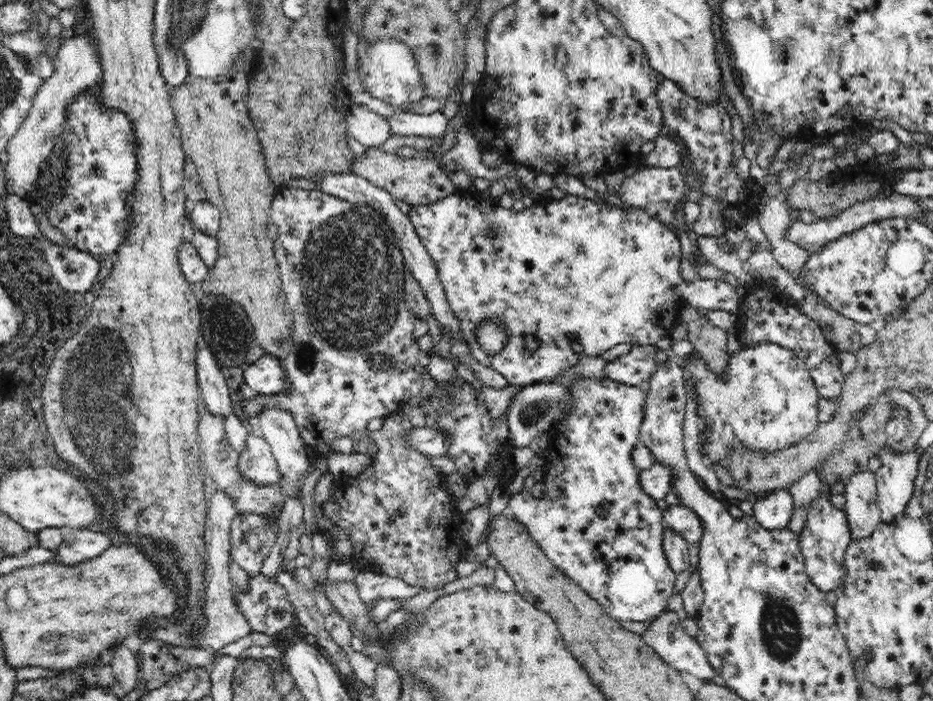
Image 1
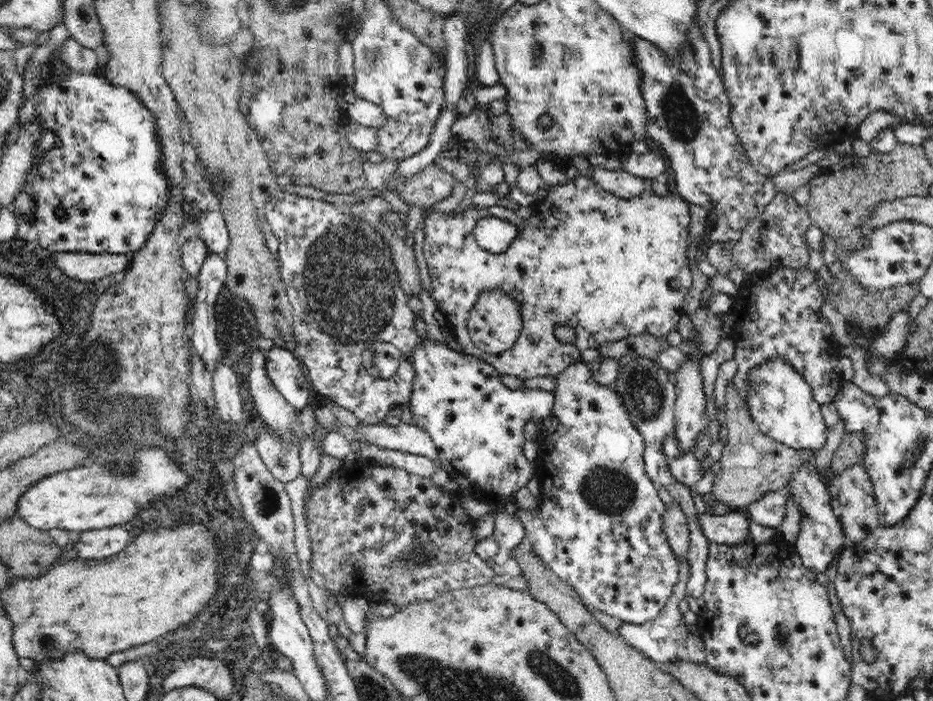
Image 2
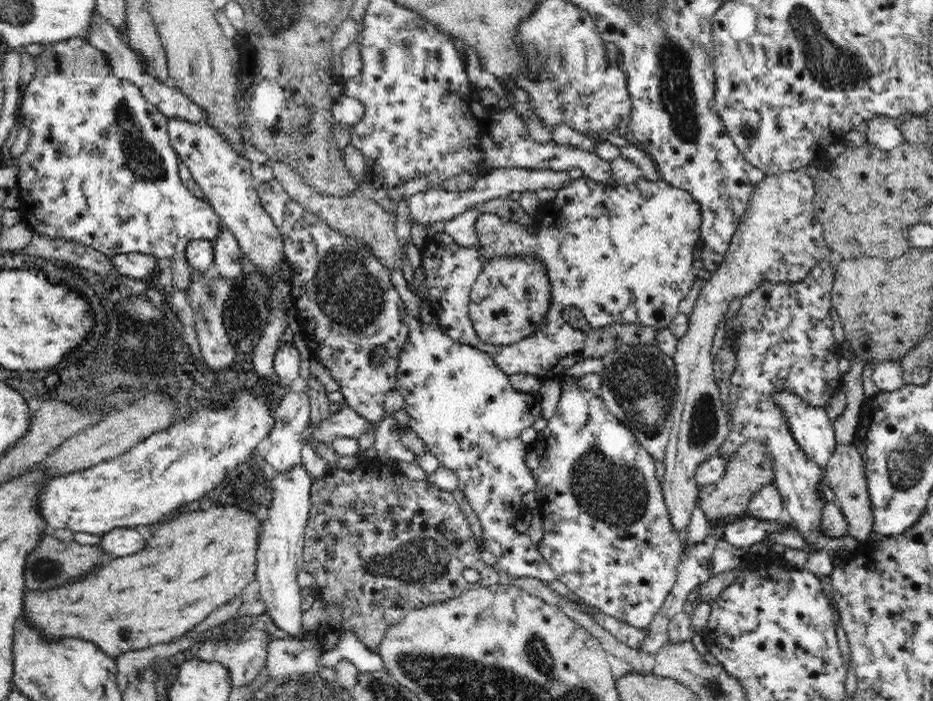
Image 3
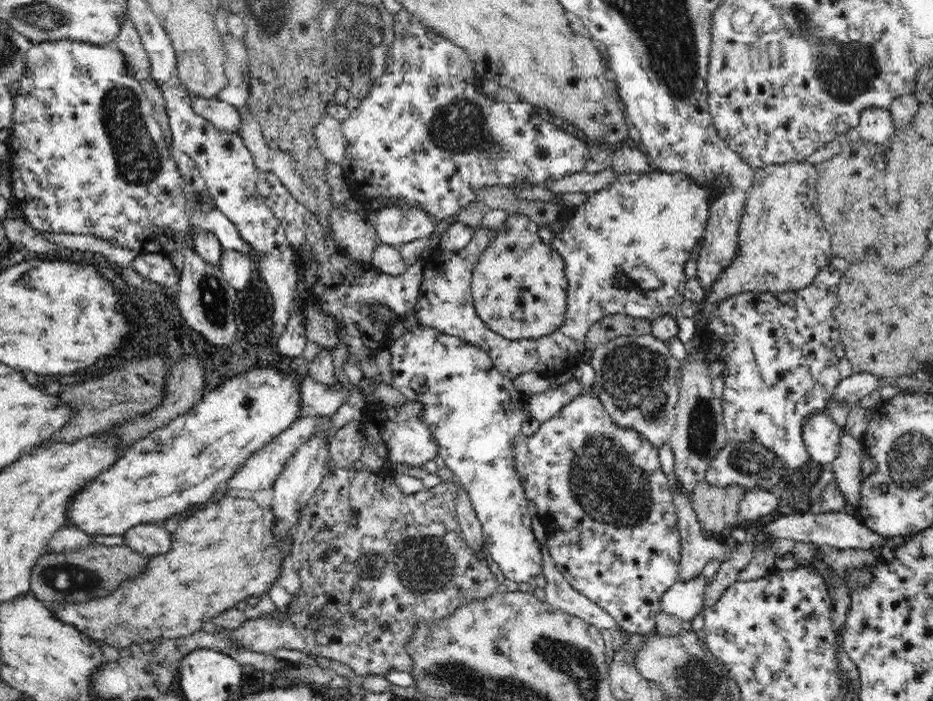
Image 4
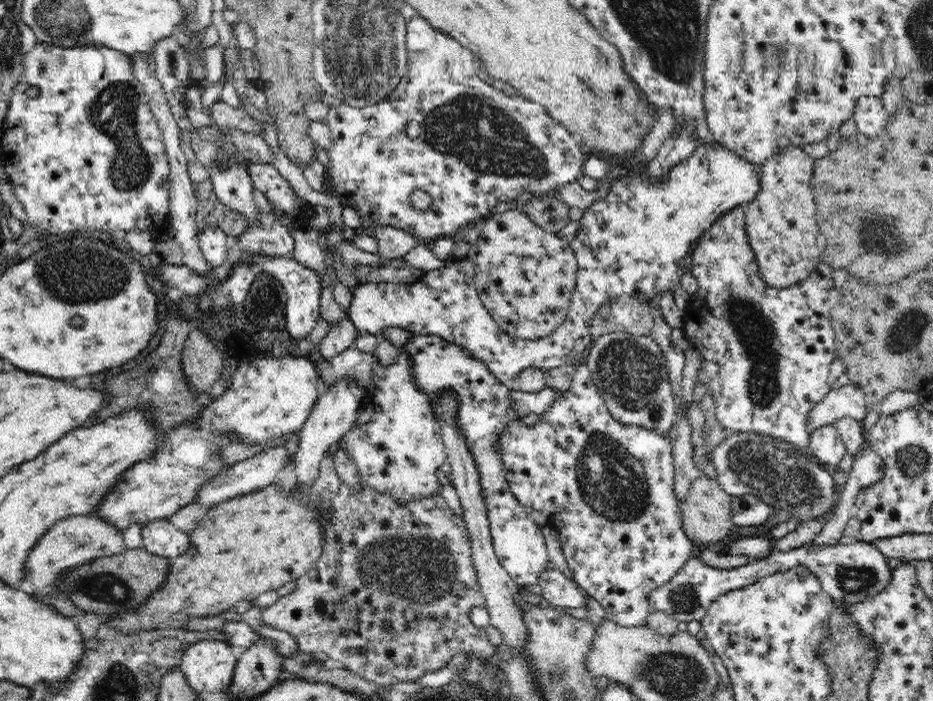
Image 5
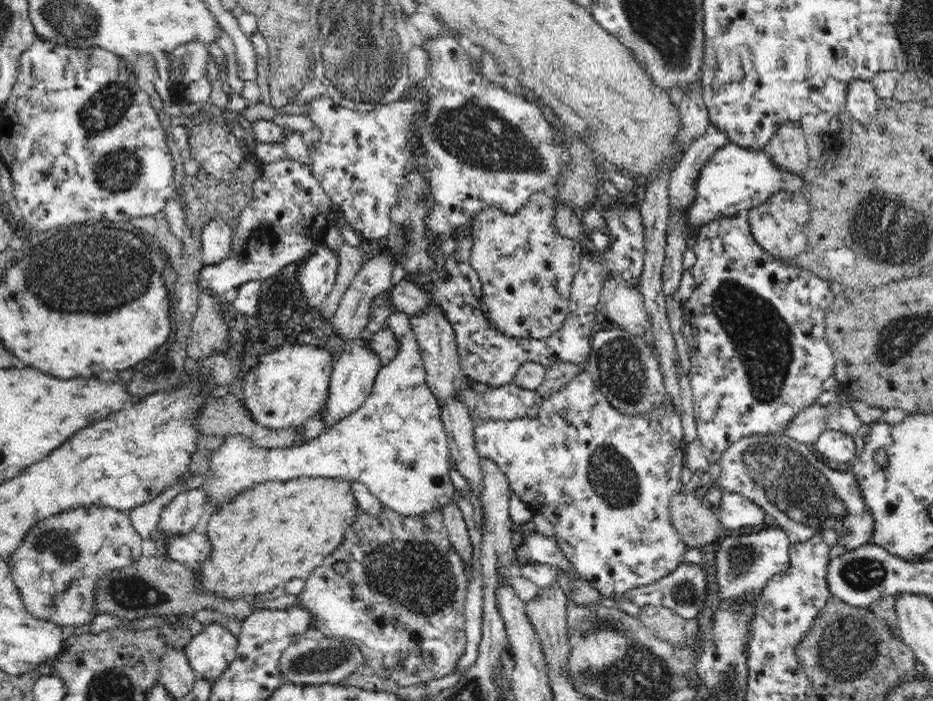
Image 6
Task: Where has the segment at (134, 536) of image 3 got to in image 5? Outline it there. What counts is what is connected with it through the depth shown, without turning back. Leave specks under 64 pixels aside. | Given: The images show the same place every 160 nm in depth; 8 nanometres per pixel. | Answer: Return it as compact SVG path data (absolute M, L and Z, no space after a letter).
M167 519L149 521L143 528L144 548L164 558L178 558L193 547L189 532L180 531Z

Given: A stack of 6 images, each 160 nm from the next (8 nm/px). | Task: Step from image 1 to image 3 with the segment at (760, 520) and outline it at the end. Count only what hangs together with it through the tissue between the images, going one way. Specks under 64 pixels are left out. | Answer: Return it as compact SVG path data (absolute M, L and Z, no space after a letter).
M772 482L764 484L748 500L747 511L758 520L774 520L782 516L784 505L779 491Z

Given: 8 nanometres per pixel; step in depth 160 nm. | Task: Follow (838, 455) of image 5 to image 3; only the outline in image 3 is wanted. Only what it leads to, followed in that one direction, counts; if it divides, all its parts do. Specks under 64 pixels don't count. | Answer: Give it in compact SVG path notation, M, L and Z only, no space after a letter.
M784 395L787 415L790 416L791 431L797 443L821 468L834 454L838 440L836 439L835 423L830 421L826 409L810 407L800 402L796 395Z

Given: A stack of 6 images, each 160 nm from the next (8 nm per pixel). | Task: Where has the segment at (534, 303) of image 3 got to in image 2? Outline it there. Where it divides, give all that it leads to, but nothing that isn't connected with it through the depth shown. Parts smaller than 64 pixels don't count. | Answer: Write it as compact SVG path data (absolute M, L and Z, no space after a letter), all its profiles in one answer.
M489 285L482 288L476 304L469 311L466 328L476 346L492 354L512 348L523 331L524 298L517 290L505 290L502 285Z

